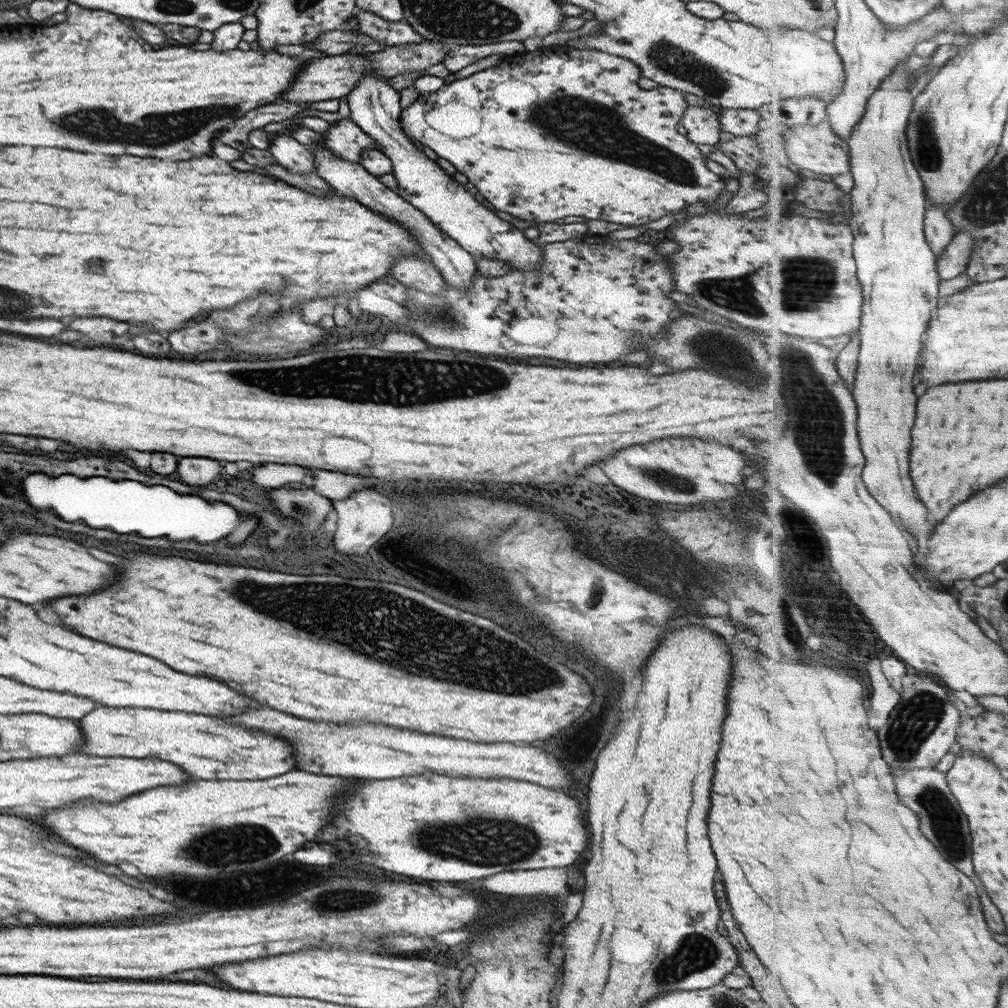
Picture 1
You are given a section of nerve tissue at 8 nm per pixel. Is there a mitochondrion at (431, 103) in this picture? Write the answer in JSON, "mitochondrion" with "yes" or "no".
{"mitochondrion":"no"}

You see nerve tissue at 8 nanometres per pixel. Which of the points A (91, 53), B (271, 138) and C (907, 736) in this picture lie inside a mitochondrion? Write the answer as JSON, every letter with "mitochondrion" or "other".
{"A":"other","B":"other","C":"mitochondrion"}

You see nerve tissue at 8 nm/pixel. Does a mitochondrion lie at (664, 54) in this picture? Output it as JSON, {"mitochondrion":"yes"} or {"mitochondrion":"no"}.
{"mitochondrion":"yes"}

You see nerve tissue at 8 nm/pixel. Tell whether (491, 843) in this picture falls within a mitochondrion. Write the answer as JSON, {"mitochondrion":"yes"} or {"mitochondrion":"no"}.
{"mitochondrion":"yes"}

